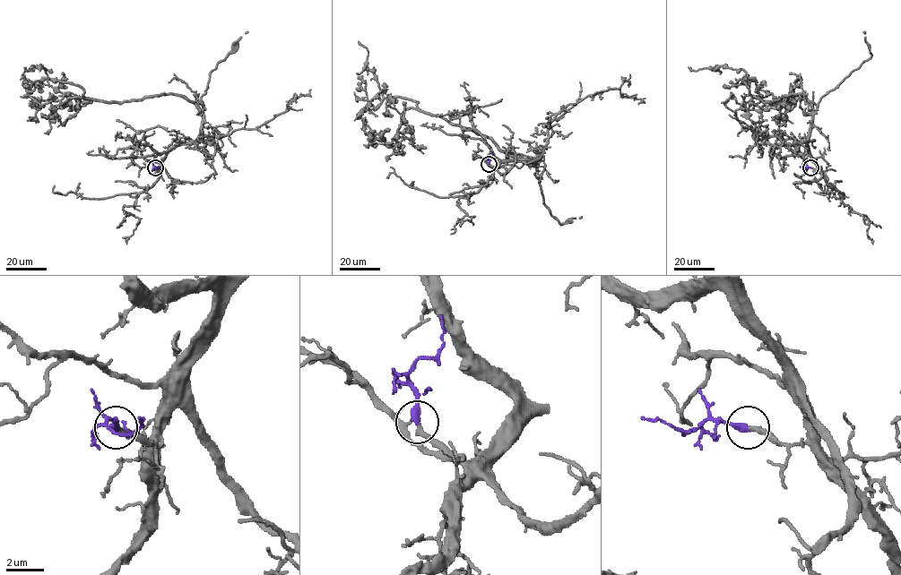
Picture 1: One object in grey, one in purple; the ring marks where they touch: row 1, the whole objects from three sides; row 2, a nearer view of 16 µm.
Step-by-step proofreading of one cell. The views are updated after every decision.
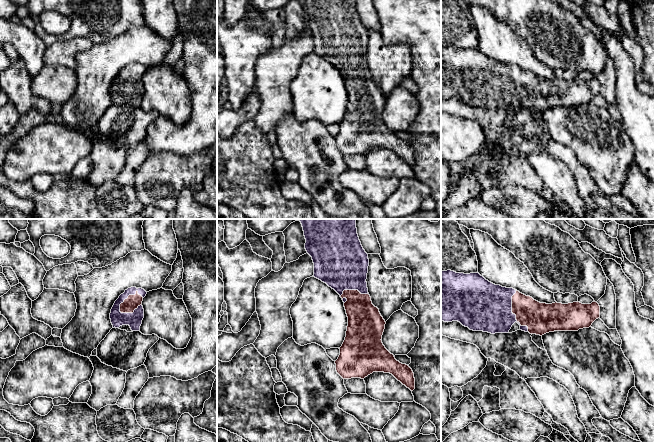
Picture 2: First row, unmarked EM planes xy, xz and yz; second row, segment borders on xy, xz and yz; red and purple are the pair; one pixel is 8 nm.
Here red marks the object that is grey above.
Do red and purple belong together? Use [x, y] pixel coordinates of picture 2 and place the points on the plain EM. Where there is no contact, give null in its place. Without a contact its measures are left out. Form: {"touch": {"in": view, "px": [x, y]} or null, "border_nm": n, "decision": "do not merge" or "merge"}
{"touch": {"in": "xy", "px": [125, 75]}, "border_nm": 240, "decision": "merge"}

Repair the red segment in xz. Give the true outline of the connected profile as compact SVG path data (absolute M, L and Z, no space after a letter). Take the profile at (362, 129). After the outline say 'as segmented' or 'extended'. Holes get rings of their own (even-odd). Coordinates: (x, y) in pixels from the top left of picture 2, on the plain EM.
M302 0L305 25L314 39L314 53L334 65L342 74L348 93L346 113L335 137L336 147L343 155L364 155L373 148L392 150L398 157L415 165L412 145L397 137L382 119L385 96L372 80L367 64L368 30L357 10L356 0Z; extended

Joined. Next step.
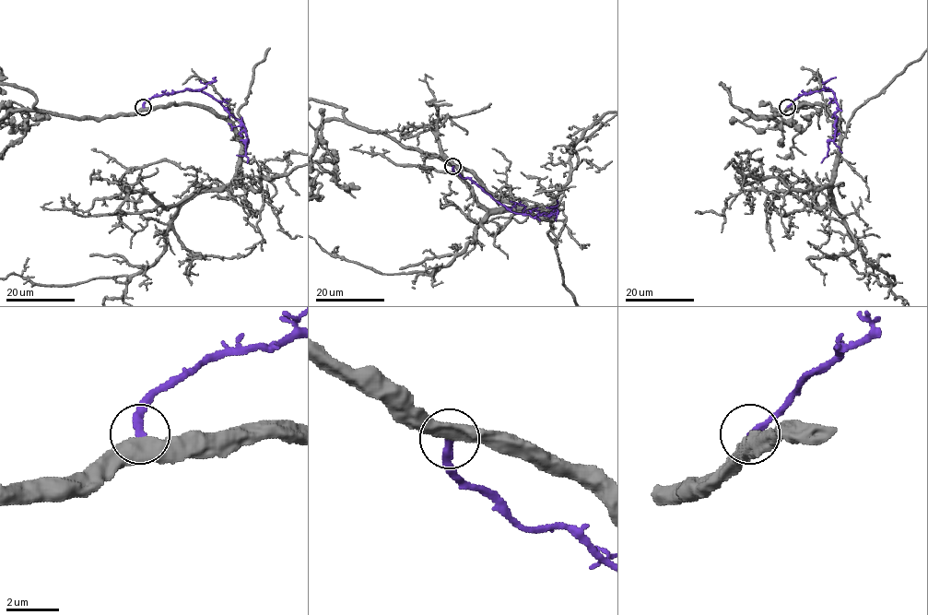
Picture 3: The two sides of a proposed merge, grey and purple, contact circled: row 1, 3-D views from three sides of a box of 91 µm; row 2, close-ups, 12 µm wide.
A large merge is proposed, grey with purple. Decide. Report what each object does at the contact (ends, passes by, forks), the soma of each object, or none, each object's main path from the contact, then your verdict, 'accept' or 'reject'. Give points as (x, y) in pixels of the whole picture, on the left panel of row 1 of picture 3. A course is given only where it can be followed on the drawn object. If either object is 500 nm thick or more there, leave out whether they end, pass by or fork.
grey passes by; purple ends there; no cell body on grey; no cell body on purple; grey runs (144, 107), (196, 104), (240, 143), (236, 176), (180, 207), (149, 266), (37, 285); purple runs (144, 107), (153, 96), (185, 89), (199, 89), (208, 94), (245, 128), (248, 139), (246, 142), (247, 162); reject

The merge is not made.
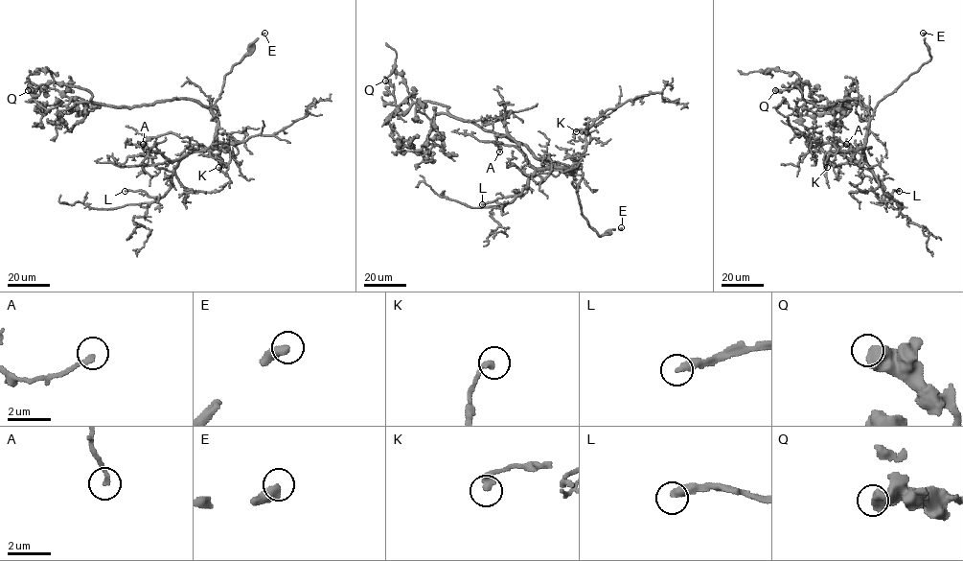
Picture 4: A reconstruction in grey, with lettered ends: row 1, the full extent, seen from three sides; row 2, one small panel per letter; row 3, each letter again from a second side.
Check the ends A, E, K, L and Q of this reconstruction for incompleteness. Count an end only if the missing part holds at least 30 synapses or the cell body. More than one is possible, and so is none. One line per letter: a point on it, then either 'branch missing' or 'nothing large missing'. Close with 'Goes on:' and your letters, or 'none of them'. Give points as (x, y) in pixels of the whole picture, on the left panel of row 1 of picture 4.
A: place (143, 144); nothing large missing
E: place (264, 33); branch missing
K: place (218, 167); nothing large missing
L: place (125, 191); branch missing
Q: place (28, 90); nothing large missing
Goes on: E, L

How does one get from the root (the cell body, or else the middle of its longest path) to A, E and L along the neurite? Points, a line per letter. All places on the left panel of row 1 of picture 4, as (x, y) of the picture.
A: (200, 104), (217, 123), (214, 142), (206, 150), (170, 161), (159, 152), (147, 152), (143, 144)
E: (200, 104), (216, 118), (215, 102), (219, 97), (224, 77), (264, 33)
L: (200, 104), (217, 123), (214, 142), (179, 161), (171, 187), (161, 198), (125, 191)

